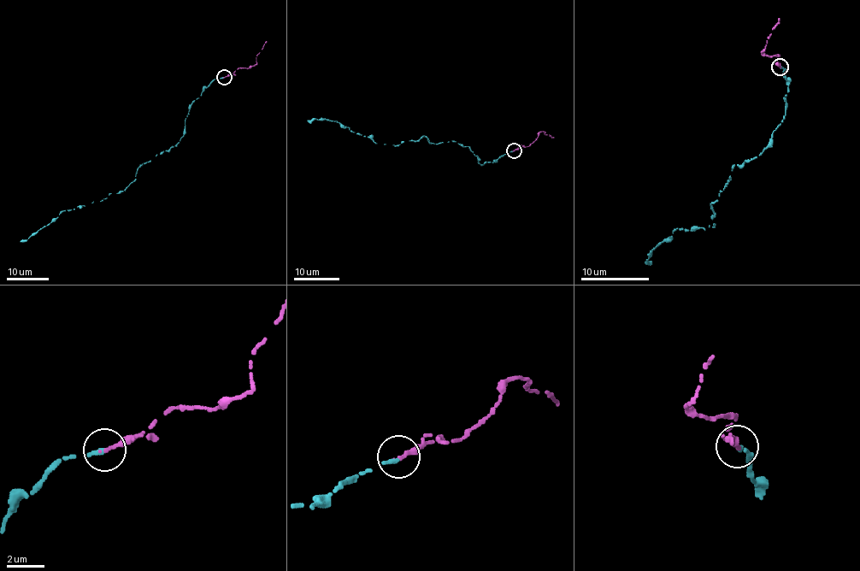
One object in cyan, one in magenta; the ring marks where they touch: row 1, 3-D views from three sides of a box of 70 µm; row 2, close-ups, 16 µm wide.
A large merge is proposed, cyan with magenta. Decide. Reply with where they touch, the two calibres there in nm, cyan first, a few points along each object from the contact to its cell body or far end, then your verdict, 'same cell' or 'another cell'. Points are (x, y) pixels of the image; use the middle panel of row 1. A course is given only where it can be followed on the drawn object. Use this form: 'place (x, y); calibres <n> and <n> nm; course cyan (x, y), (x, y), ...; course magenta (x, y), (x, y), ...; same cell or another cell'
place (514, 150); calibres 240 and 240 nm; course cyan (514, 151), (482, 165), (451, 140), (430, 144), (424, 135), (376, 144), (335, 120), (307, 120); course magenta (514, 150), (529, 146), (542, 132), (554, 138); same cell

